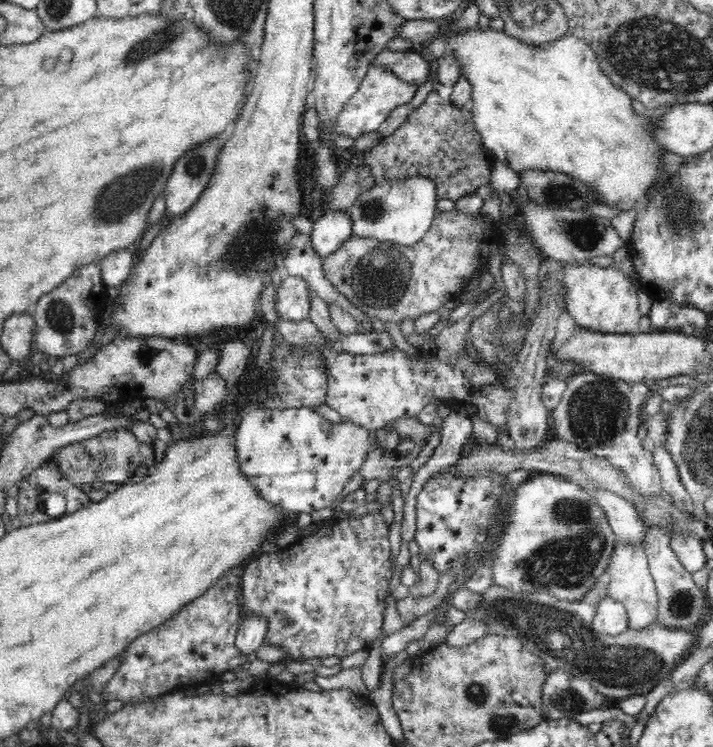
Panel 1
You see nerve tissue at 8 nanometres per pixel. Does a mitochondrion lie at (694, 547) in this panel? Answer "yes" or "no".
no

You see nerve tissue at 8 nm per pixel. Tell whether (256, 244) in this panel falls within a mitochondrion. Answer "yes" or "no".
yes

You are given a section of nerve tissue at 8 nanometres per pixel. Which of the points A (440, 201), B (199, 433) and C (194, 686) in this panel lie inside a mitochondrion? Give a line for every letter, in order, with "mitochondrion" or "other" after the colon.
A: other
B: other
C: other

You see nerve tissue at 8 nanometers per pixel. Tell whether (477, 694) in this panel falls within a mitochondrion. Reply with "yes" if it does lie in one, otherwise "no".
yes

